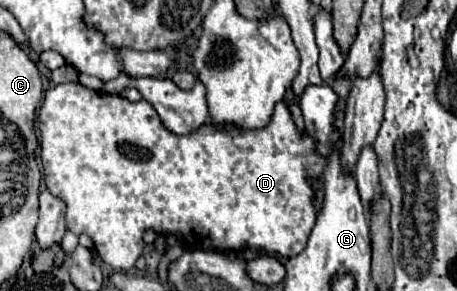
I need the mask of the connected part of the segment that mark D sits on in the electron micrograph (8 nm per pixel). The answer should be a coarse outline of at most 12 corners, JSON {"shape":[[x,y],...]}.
{"shape":[[53,85],[43,177],[117,271],[145,229],[295,257],[325,159],[287,105],[169,133]]}

